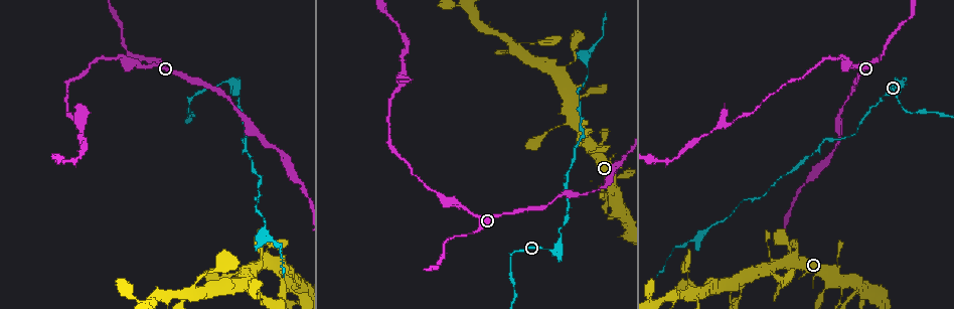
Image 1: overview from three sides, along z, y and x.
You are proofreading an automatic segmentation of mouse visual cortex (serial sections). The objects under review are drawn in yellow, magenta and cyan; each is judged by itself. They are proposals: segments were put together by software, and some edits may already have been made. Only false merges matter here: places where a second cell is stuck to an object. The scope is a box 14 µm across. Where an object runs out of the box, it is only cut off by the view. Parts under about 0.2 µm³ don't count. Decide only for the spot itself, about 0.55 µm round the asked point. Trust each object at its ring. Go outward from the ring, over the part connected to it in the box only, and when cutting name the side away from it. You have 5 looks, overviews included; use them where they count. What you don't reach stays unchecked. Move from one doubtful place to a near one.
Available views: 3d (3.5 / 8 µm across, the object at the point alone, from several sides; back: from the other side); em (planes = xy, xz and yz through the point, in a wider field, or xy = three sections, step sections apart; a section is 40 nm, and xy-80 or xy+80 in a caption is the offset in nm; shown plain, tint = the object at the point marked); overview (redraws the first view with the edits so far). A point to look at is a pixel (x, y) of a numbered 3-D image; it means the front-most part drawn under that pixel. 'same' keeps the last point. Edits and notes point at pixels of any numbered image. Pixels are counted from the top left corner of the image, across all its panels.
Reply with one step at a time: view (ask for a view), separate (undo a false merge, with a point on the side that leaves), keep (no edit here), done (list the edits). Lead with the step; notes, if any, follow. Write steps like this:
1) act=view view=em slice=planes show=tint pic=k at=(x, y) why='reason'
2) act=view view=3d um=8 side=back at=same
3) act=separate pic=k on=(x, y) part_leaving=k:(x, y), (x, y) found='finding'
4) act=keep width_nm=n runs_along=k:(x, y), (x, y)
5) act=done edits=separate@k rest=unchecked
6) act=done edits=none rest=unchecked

act=view view=3d um=3.5 side=back pic=1 at=(258, 133) why='thick turns thin'

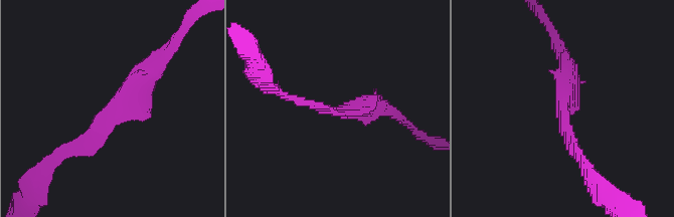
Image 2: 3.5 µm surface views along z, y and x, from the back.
act=view view=em slice=xy step=5 show=tint pic=2 at=(565, 110) arm_widths_nm=150,300 why='need the tissue'

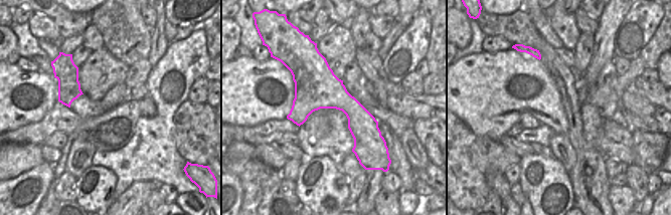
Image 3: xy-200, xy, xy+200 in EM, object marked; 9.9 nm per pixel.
act=keep runs_along=2:(161, 59), (77, 149), (65, 153) found='continuous, no second cell'

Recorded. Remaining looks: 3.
act=view view=3d um=3.5 side=back pic=1 at=(240, 95)

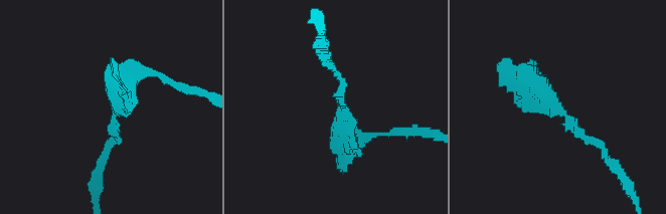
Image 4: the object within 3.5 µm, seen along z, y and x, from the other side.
act=view view=em slice=xy step=5 show=tint pic=4 at=(341, 103) arm_widths_nm=100,350

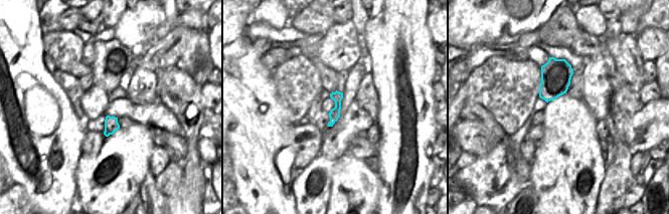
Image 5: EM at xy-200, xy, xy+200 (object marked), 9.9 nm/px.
act=keep runs_along=4:(532, 75), (607, 159) found='one cell here'

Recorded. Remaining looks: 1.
act=done edits=none rest=unchecked

